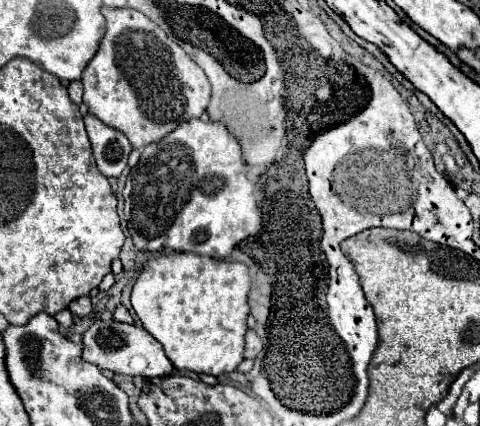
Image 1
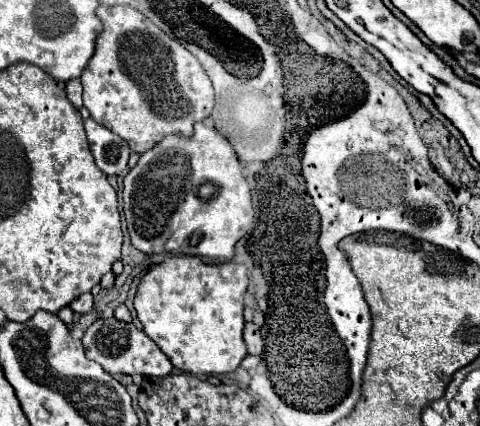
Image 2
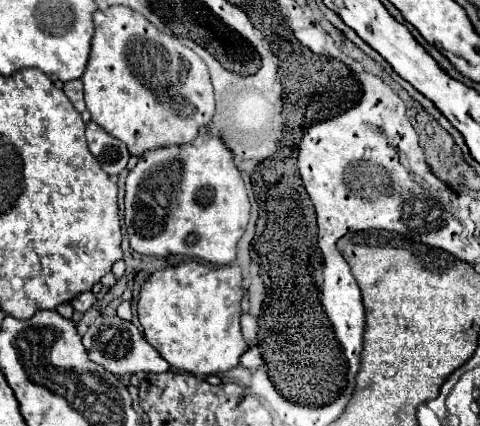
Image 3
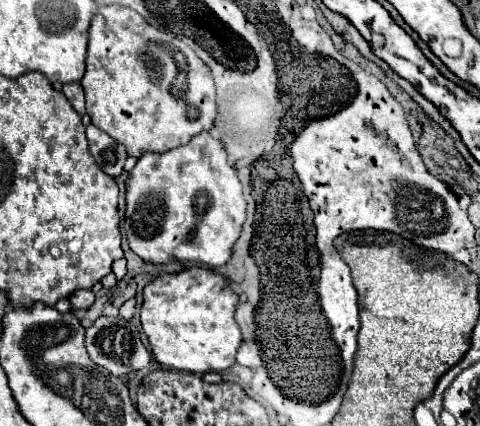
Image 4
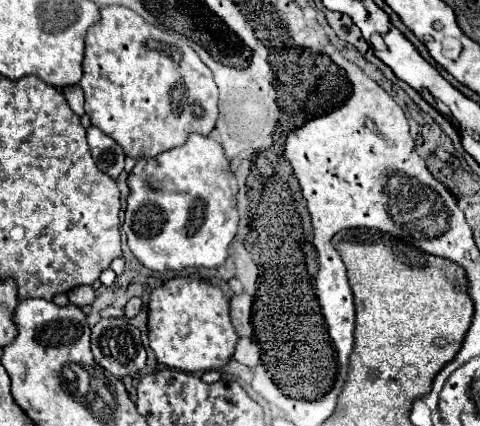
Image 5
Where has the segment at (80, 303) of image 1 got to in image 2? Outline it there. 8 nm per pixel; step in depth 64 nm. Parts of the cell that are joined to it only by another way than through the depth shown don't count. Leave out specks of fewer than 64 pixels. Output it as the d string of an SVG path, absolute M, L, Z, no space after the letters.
M90 292L78 296L78 298L70 304L70 308L72 308L74 312L78 312L78 314L86 314L86 312L90 312L92 306L94 306L94 302L92 302L92 294L90 294Z

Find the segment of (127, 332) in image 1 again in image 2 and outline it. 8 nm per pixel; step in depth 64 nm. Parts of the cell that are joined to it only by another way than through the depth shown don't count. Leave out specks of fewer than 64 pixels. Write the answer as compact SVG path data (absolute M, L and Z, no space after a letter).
M98 318L82 338L86 358L98 362L110 374L142 374L142 376L168 376L174 366L166 354L134 324L120 322L116 318Z

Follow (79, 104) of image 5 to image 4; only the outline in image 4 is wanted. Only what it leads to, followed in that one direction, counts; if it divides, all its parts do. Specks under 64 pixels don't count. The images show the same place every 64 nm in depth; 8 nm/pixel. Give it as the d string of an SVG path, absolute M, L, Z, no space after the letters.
M80 82L64 84L64 86L62 86L62 92L64 92L64 94L66 94L66 98L70 100L72 108L74 108L78 114L84 114L84 92L82 92Z

